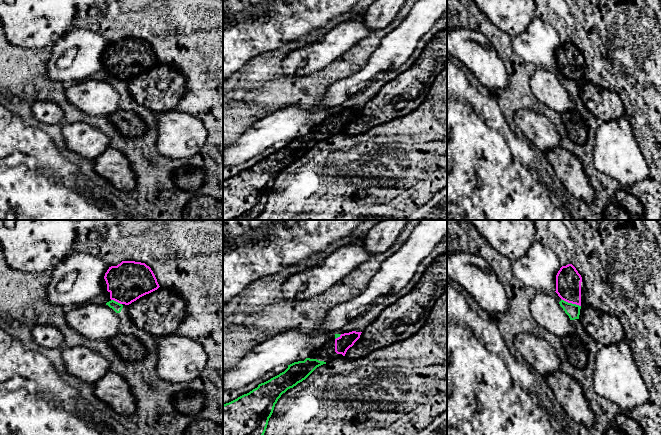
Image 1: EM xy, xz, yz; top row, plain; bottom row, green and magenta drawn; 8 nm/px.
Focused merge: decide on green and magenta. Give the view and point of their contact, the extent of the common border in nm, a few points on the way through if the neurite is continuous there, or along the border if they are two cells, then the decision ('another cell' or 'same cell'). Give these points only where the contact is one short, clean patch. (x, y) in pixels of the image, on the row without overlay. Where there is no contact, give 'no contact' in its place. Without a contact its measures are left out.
contact yz (571, 79); length 170 nm; way yz (572, 86), (571, 79), (568, 57); same cell

